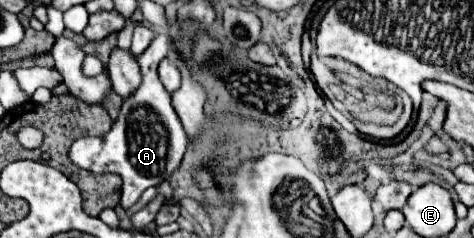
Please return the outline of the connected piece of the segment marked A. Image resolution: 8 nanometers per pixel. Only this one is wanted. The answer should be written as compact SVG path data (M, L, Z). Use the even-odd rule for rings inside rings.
M135 26L131 54L133 56L143 54L137 58L143 80L141 80L139 88L129 98L125 98L125 102L119 110L119 116L113 122L113 128L105 136L79 138L69 148L69 160L73 164L77 164L79 168L91 170L91 164L95 164L95 172L99 172L99 174L111 172L111 174L121 176L121 180L123 180L121 206L123 208L133 206L147 188L151 188L151 186L159 188L159 184L163 180L167 180L167 176L171 176L177 170L177 166L181 164L183 154L187 150L187 142L189 142L189 138L183 130L183 124L171 106L171 94L167 94L167 90L163 88L163 84L157 76L157 66L167 56L167 36L165 34L155 36L153 30L149 30L145 26Z

